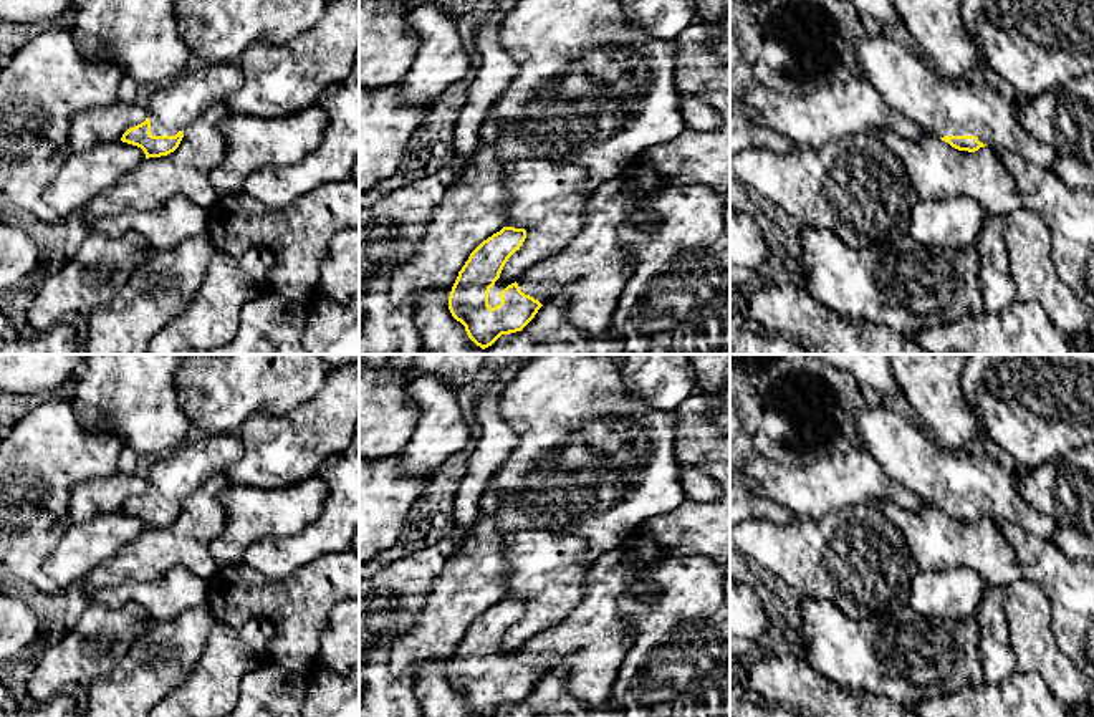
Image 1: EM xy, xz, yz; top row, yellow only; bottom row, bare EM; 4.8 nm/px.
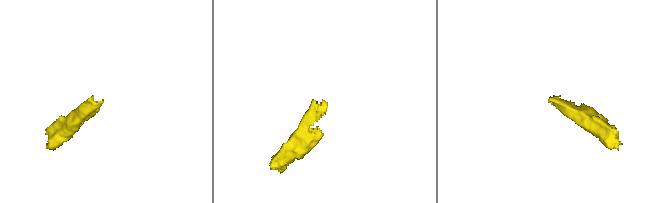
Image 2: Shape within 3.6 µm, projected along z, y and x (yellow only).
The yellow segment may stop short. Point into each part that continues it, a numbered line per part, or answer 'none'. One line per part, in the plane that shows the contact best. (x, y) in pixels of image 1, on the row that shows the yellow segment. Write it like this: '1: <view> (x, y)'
1: xz (494, 295)

